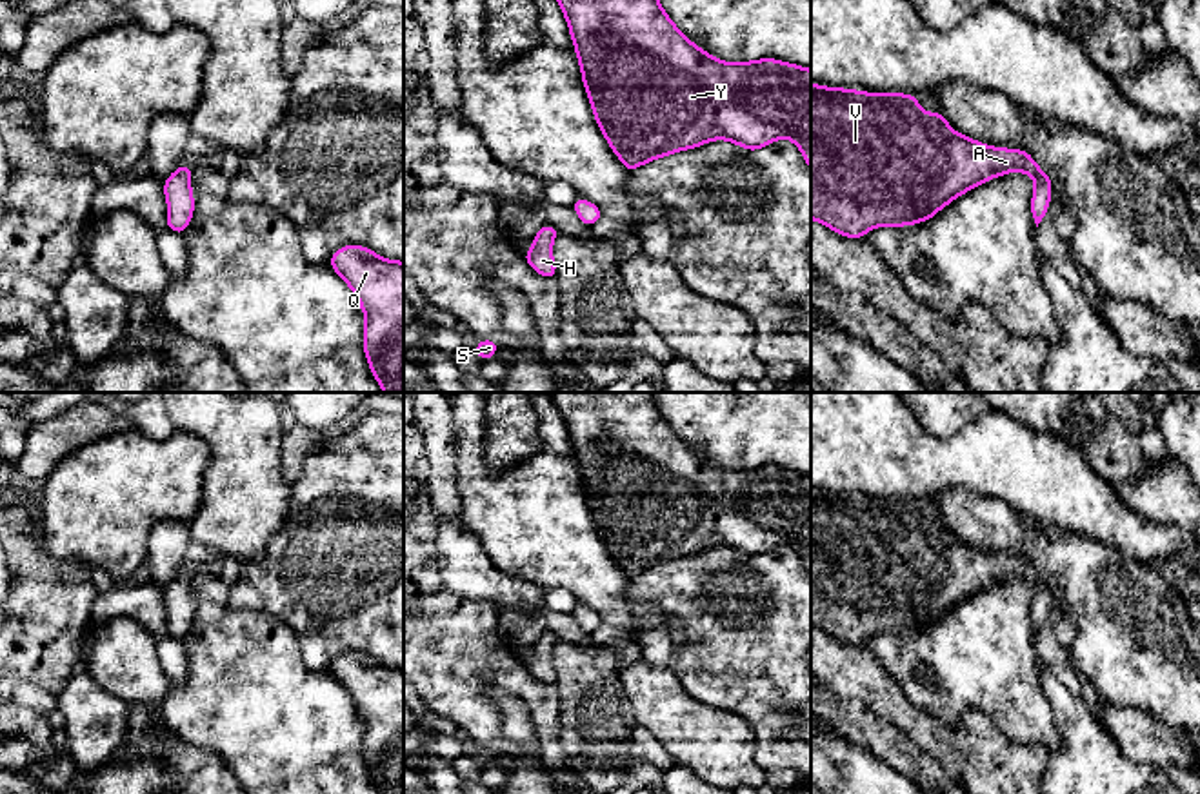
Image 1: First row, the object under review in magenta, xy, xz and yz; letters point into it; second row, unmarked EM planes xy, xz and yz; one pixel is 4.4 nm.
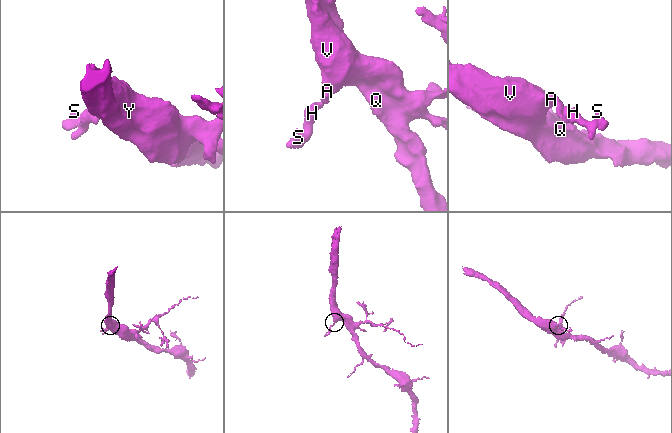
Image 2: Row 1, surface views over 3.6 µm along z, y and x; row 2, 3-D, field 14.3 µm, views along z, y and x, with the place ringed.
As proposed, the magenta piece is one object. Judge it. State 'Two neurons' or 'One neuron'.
One neuron

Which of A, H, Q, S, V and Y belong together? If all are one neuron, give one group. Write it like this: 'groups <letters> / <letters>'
groups A H Q S V Y

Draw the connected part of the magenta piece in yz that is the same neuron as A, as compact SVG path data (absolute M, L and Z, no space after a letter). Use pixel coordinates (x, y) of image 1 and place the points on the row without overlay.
M811 491L811 627L845 645L864 645L875 634L920 630L964 600L1015 578L1035 587L1031 621L1038 634L1045 625L1053 596L1051 585L1027 558L985 552L953 538L944 521L924 518L915 501L865 500Z

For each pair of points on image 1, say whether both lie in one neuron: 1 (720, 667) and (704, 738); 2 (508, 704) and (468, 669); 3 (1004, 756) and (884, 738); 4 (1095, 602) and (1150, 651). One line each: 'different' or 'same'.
1: different
2: different
3: different
4: same

